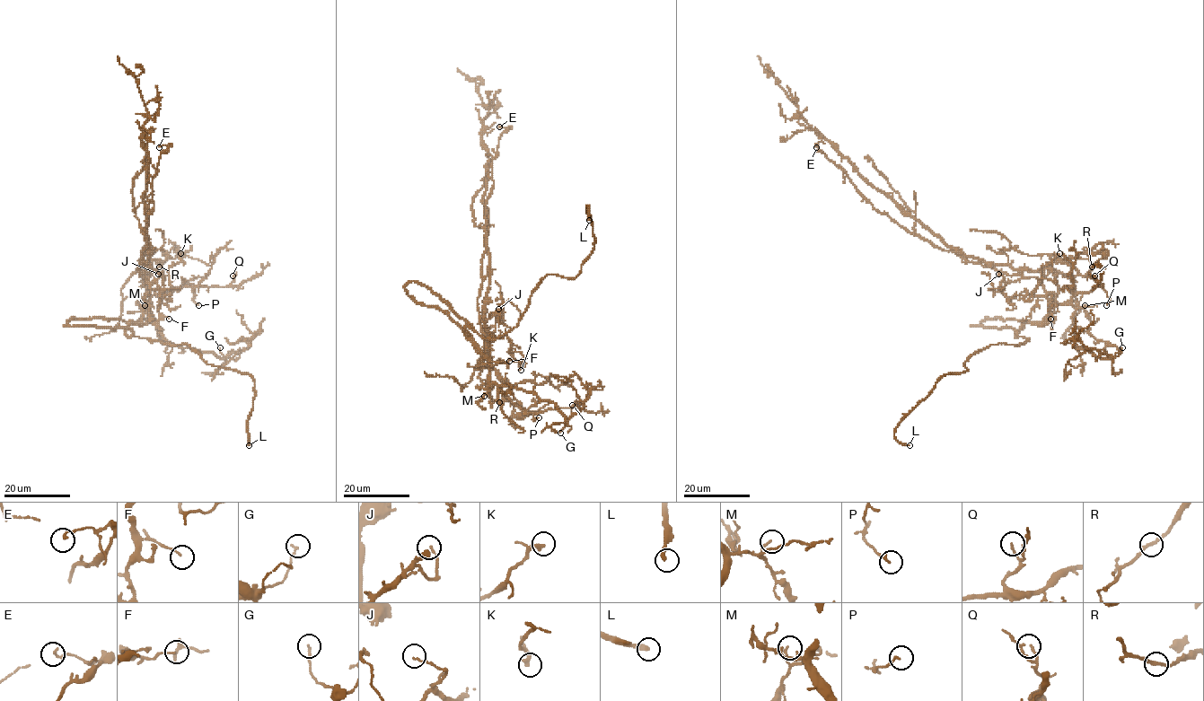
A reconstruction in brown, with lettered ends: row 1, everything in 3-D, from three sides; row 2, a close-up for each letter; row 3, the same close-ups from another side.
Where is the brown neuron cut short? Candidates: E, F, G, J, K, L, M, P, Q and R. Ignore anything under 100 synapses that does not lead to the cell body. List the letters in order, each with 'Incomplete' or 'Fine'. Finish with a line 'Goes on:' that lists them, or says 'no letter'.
E: Fine
F: Fine
G: Fine
J: Fine
K: Fine
L: Incomplete
M: Fine
P: Fine
Q: Fine
R: Fine
Goes on: L

